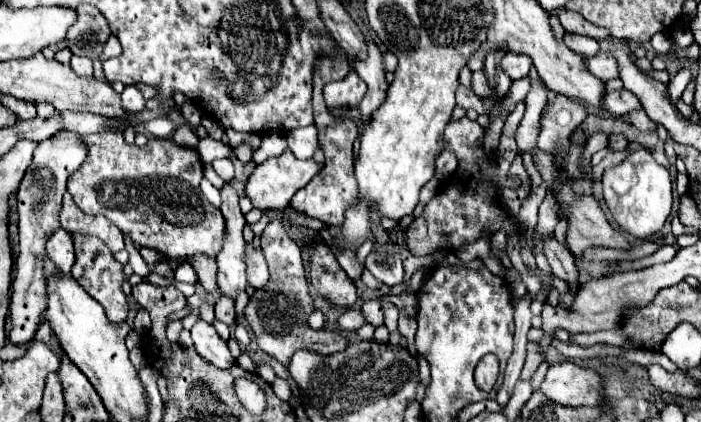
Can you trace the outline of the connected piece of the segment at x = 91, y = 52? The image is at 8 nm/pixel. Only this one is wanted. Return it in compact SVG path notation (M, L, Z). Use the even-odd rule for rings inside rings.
M80 4L76 8L76 22L70 26L66 38L70 42L70 50L76 56L86 56L90 60L102 54L102 48L108 40L110 26L104 14L90 4Z

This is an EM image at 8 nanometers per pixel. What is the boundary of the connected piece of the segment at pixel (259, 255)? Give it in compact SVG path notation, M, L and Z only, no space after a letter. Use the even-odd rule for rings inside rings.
M246 242L246 278L248 284L256 290L264 288L268 284L270 278L270 270L268 270L268 262L264 258L264 252L260 248L256 248L252 242Z

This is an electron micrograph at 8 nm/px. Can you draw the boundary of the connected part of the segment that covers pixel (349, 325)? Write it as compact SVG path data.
M350 308L346 310L340 318L338 318L338 324L340 324L340 330L344 332L352 332L356 328L360 328L364 324L364 318L360 314L360 308Z

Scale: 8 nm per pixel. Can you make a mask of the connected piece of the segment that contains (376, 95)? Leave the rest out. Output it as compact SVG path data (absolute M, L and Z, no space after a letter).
M366 40L366 46L368 46L368 58L366 58L366 60L358 60L358 58L352 60L352 68L354 68L354 72L360 74L360 78L362 78L362 80L366 82L366 86L368 86L366 96L364 96L364 100L360 102L360 114L364 114L364 116L362 116L362 126L360 126L360 130L364 128L364 124L368 122L368 118L372 116L372 112L384 102L384 98L386 98L386 90L388 90L382 52L380 52L380 48L378 48L378 44L376 44L374 40Z

